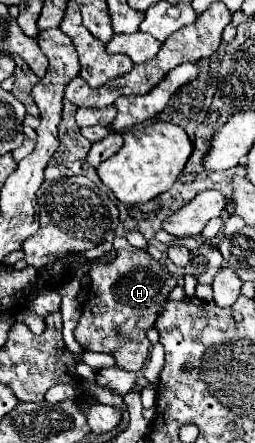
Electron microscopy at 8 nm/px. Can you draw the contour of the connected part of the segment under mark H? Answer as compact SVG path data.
M114 238L116 258L108 264L92 262L90 290L82 306L82 316L74 330L76 342L88 352L116 354L116 362L124 370L142 370L150 342L146 332L158 318L158 306L170 298L176 278L160 260L154 260L146 248L134 248L126 238Z

